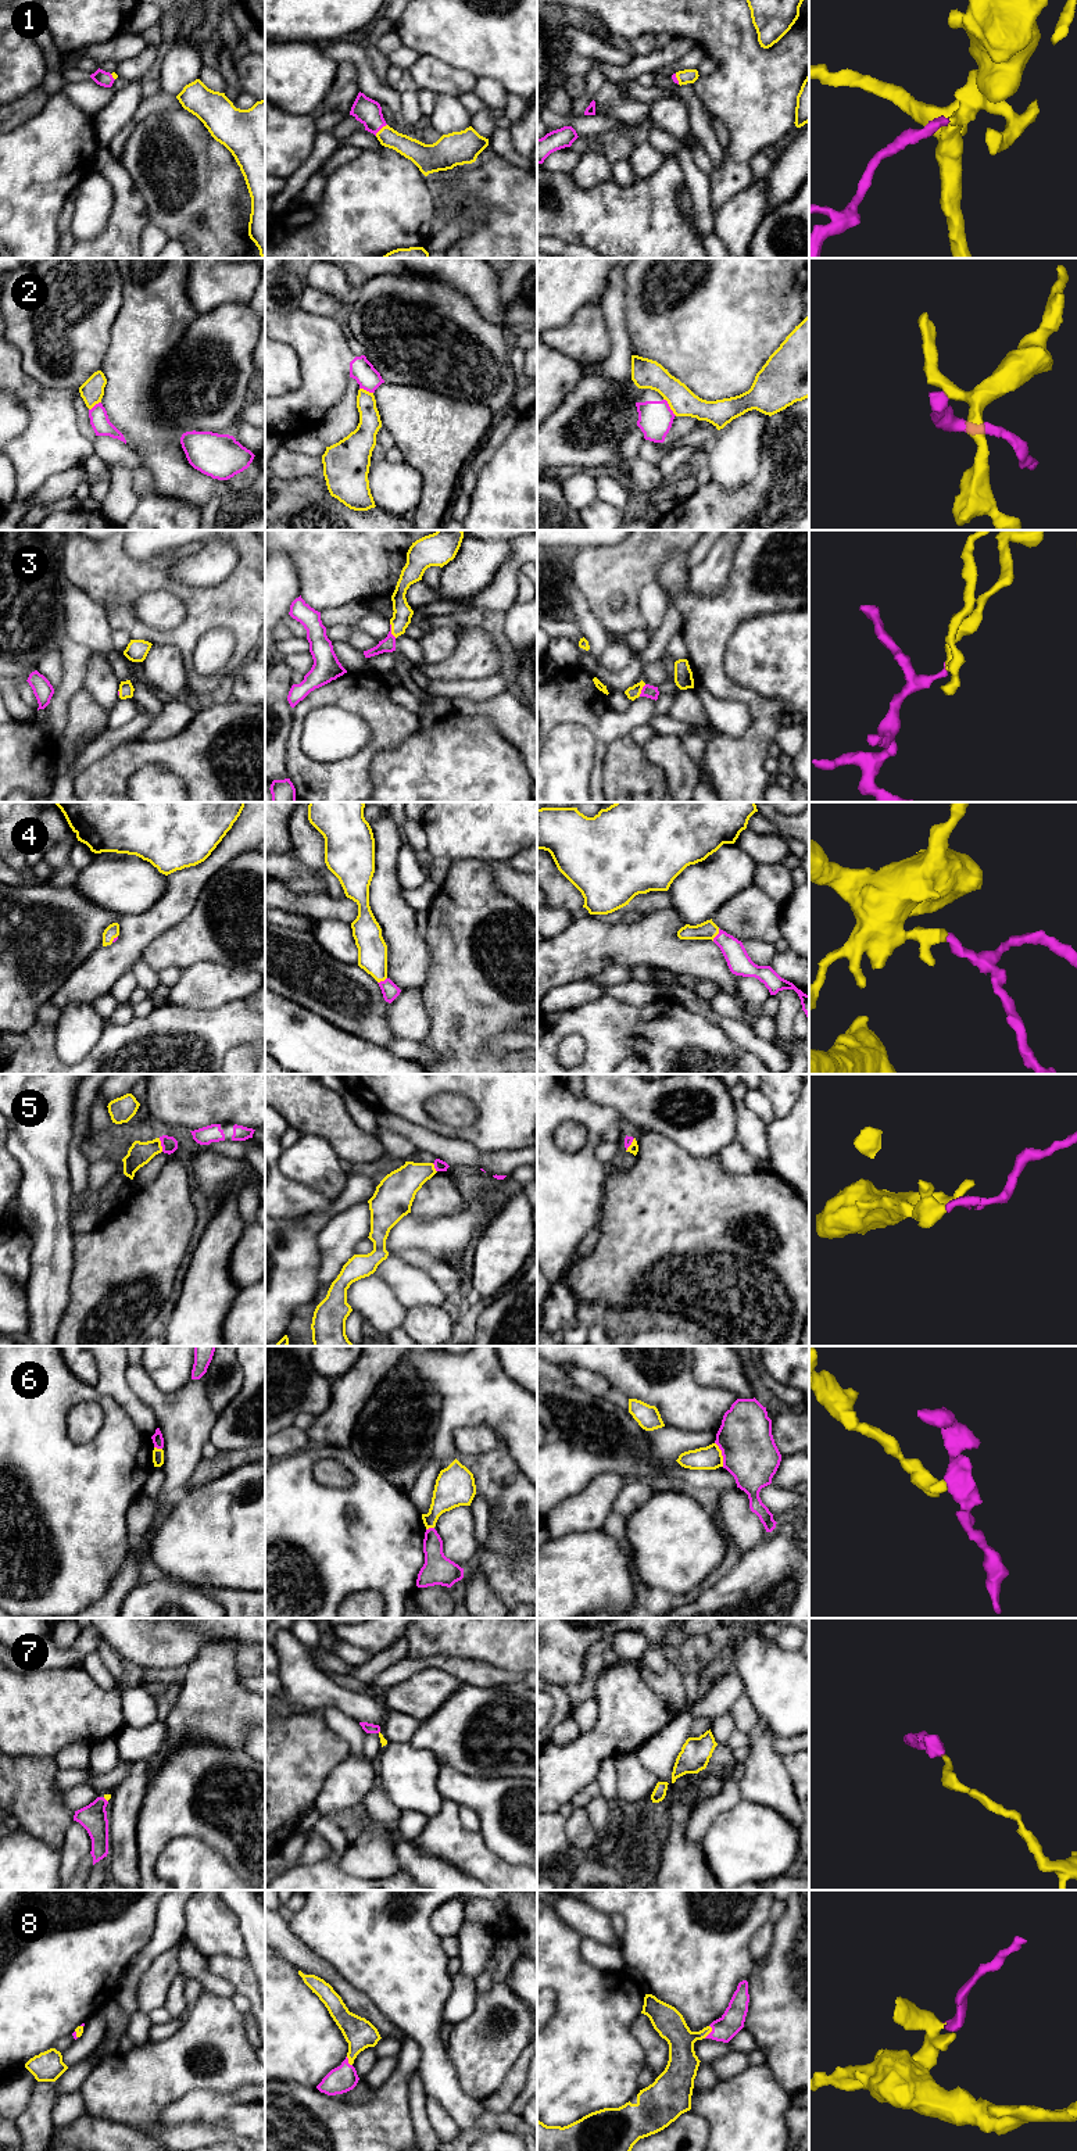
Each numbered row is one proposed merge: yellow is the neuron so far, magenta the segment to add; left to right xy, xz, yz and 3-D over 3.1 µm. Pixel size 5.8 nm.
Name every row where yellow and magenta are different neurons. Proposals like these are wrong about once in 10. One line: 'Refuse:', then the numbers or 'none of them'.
Refuse: 2, 6

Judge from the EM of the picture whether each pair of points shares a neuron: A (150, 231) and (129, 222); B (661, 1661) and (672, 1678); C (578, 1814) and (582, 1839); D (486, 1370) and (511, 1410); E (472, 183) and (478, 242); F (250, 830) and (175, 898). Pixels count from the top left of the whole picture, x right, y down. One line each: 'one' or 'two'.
A: two
B: two
C: one
D: one
E: one
F: one

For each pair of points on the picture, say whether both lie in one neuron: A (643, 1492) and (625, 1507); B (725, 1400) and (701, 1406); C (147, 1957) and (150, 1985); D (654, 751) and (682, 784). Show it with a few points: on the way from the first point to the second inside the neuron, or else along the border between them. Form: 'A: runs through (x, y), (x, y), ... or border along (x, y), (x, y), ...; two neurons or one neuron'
A: runs through (639, 1493), (629, 1503); one neuron
B: runs through (719, 1400), (707, 1405); one neuron
C: border along (174, 1944), (150, 1964), (140, 1979), (136, 1996); two neurons
D: runs through (662, 759), (679, 776); one neuron

